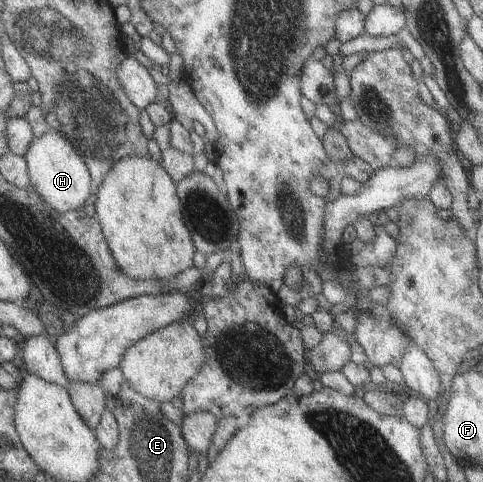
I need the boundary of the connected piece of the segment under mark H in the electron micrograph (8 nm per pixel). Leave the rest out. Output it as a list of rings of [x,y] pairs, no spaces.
[[[53,129],[44,135],[33,137],[22,157],[26,162],[28,186],[47,206],[58,213],[81,209],[93,192],[83,159],[71,148],[69,142]]]

